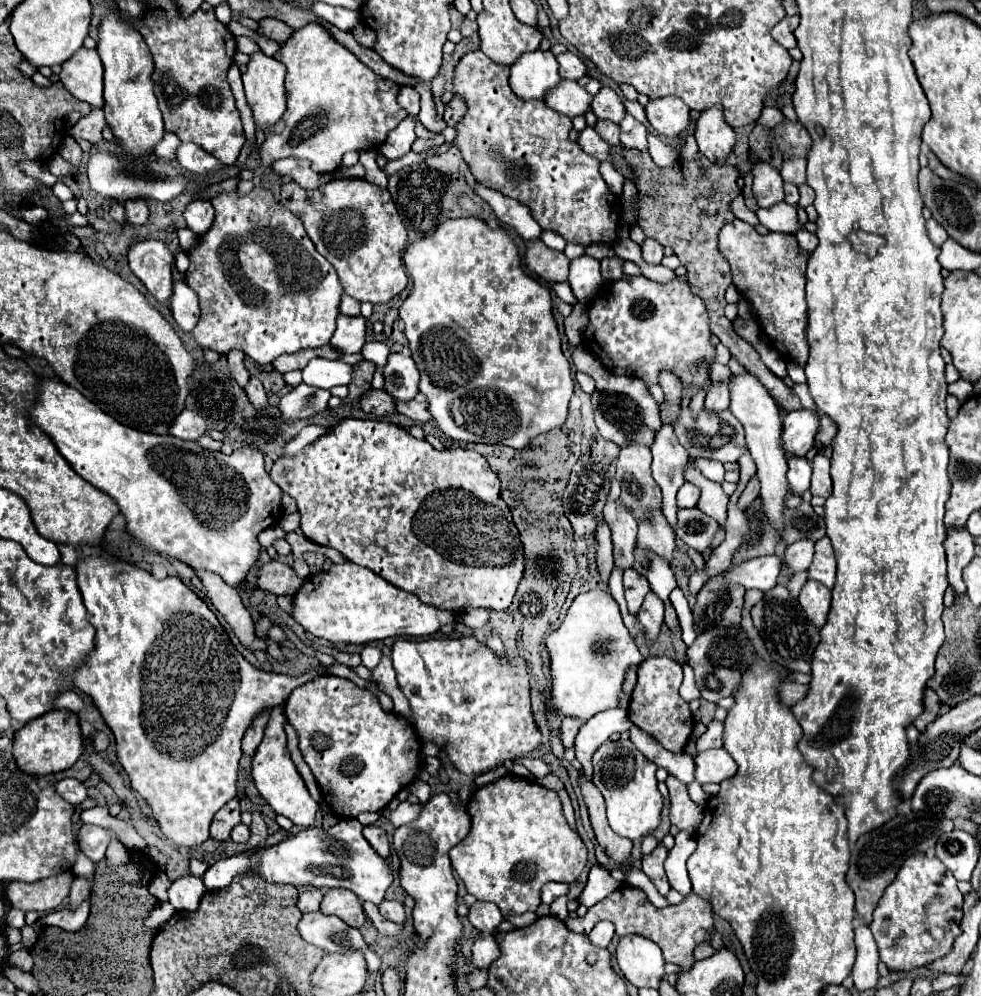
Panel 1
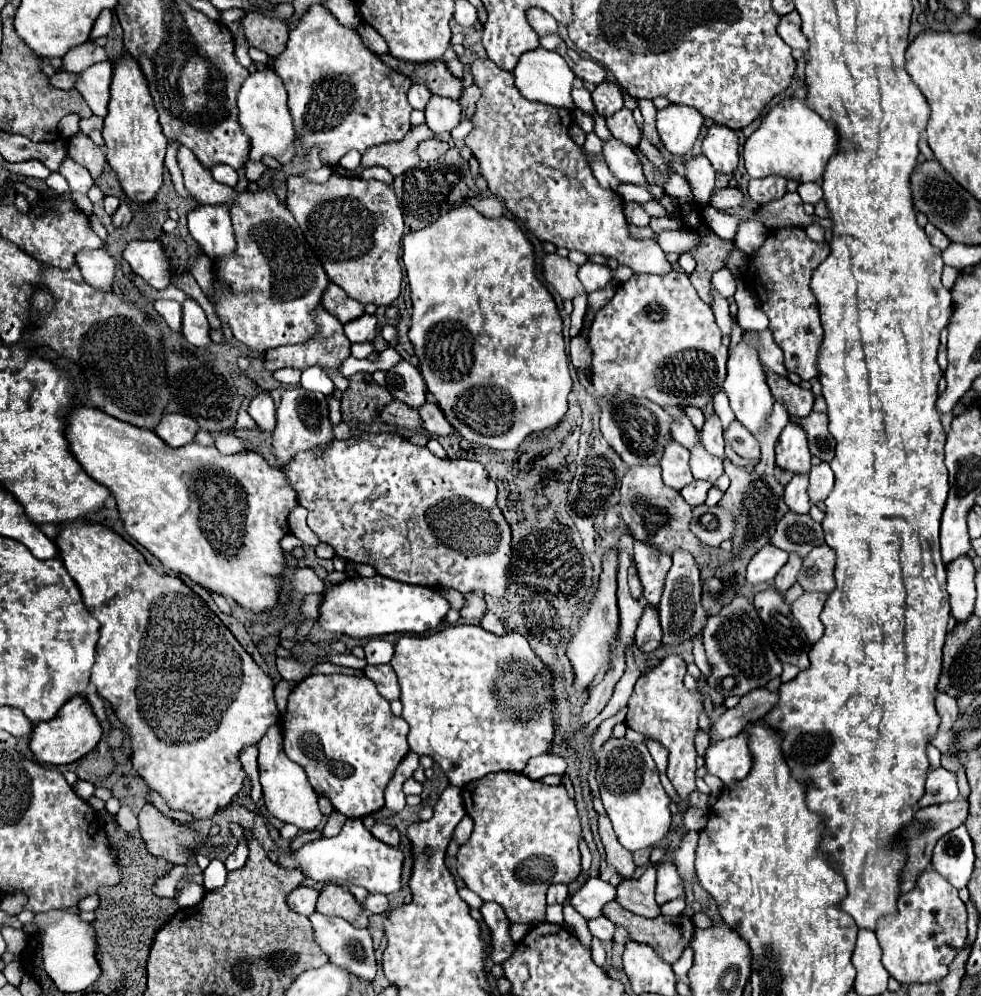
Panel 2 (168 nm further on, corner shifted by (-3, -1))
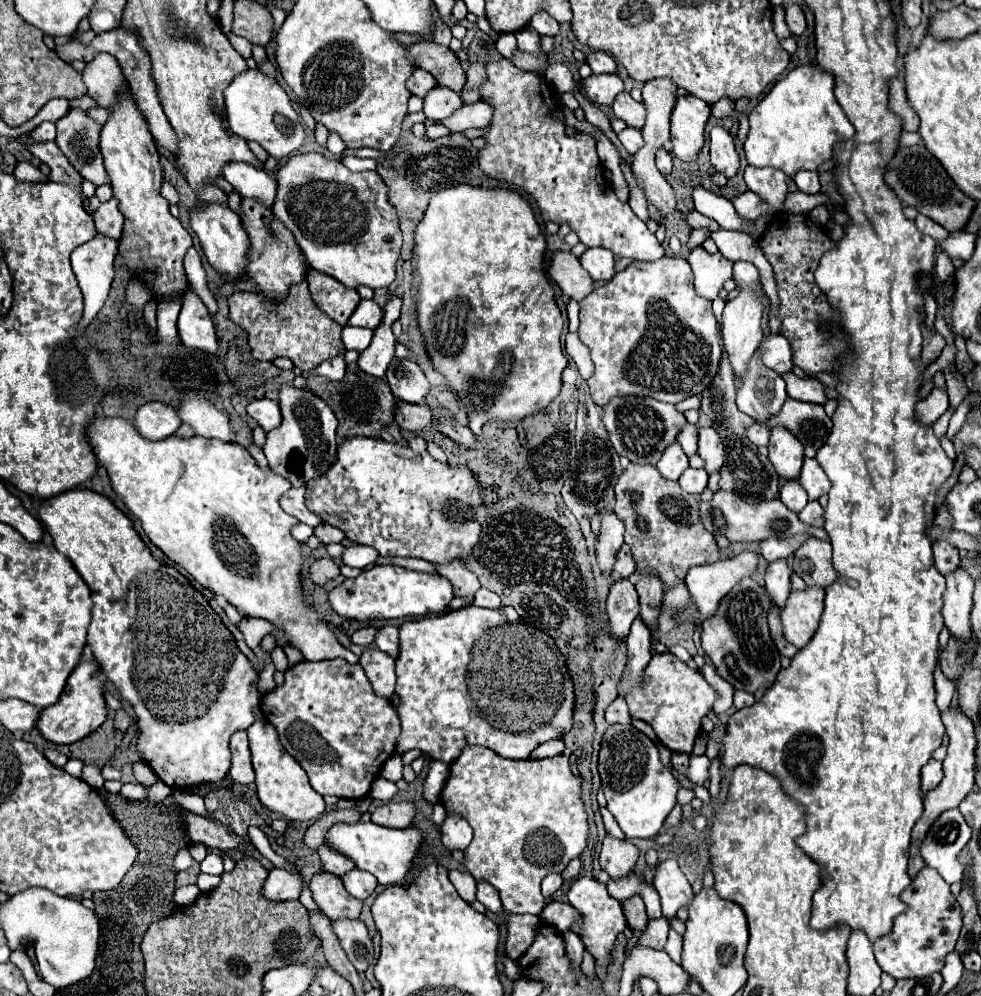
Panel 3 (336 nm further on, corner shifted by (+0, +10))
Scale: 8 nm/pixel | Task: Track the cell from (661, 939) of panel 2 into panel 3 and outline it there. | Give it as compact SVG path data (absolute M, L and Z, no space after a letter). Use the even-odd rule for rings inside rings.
M632 896L626 902L622 902L622 910L624 910L628 926L632 930L640 930L642 932L646 928L648 916L646 916L646 908L644 908L644 902L642 902L640 896Z

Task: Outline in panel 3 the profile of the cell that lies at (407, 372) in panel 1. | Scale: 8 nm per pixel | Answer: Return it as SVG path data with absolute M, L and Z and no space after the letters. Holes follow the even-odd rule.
M394 358L390 362L386 378L388 378L392 394L398 400L408 402L408 404L424 404L430 384L416 362Z

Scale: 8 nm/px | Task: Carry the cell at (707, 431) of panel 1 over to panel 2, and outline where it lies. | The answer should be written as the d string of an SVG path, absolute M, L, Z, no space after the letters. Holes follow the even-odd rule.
M733 421L727 427L725 443L739 457L745 457L745 459L757 459L759 457L759 443L757 443L757 439L753 439L753 435L749 435L749 431L745 431L745 427L741 427L739 421Z

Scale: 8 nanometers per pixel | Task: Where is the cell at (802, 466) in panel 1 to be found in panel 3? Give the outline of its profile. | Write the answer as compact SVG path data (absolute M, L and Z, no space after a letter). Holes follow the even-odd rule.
M790 480L790 482L784 482L784 484L782 484L782 488L780 488L780 500L786 504L786 508L790 508L790 510L796 512L796 514L798 514L798 512L806 506L806 502L808 502L804 488L802 488L796 480Z

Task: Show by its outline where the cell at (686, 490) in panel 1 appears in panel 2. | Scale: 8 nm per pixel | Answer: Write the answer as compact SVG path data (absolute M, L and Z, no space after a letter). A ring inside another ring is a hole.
M691 481L687 487L681 489L681 495L691 507L697 507L697 505L705 503L709 489L711 489L711 483L707 483L707 481Z

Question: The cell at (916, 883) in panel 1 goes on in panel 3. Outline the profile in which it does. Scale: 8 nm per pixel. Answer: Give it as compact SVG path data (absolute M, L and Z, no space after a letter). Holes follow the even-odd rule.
M922 868L900 898L908 910L894 920L894 928L888 936L874 942L874 956L882 972L896 980L932 976L942 970L944 958L954 950L960 936L962 914L958 912L958 902L950 894L950 886L932 868Z

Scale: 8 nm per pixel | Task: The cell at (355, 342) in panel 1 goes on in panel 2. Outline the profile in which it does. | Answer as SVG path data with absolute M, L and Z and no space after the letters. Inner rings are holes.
M361 315L345 325L345 335L351 343L367 343L373 341L377 333L377 319L375 315Z

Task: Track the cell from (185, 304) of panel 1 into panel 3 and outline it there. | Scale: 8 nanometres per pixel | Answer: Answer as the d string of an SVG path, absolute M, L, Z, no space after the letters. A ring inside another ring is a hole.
M188 290L182 298L182 310L176 324L180 342L186 344L188 348L202 350L208 354L218 352L218 338L212 316L198 298L198 294L194 294L192 290Z

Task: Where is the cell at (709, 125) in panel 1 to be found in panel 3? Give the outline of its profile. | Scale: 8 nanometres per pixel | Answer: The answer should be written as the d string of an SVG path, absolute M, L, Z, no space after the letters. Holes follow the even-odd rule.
M714 126L710 132L710 162L716 172L722 172L726 178L736 176L740 158L734 148L734 140L722 126Z

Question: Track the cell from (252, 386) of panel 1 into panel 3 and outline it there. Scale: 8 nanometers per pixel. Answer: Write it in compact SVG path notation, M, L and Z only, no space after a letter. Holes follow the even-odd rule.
M260 398L248 404L248 414L264 428L264 432L270 432L274 428L280 426L282 422L282 414L280 414L280 406L274 400L268 398Z

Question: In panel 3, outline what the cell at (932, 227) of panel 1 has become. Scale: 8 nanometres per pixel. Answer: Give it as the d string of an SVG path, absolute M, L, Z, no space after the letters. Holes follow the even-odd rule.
M916 216L916 226L918 226L918 230L922 232L922 234L928 234L928 236L932 236L936 242L942 242L942 240L946 240L948 238L948 232L940 226L940 224L936 224L934 220L930 220L930 218L924 218L924 216Z

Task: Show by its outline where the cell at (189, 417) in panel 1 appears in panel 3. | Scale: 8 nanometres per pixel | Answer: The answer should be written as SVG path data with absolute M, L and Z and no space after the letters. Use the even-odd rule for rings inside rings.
M148 402L138 408L134 416L134 426L140 436L146 436L148 440L164 440L172 436L180 422L178 416L174 416L174 408L162 402Z

